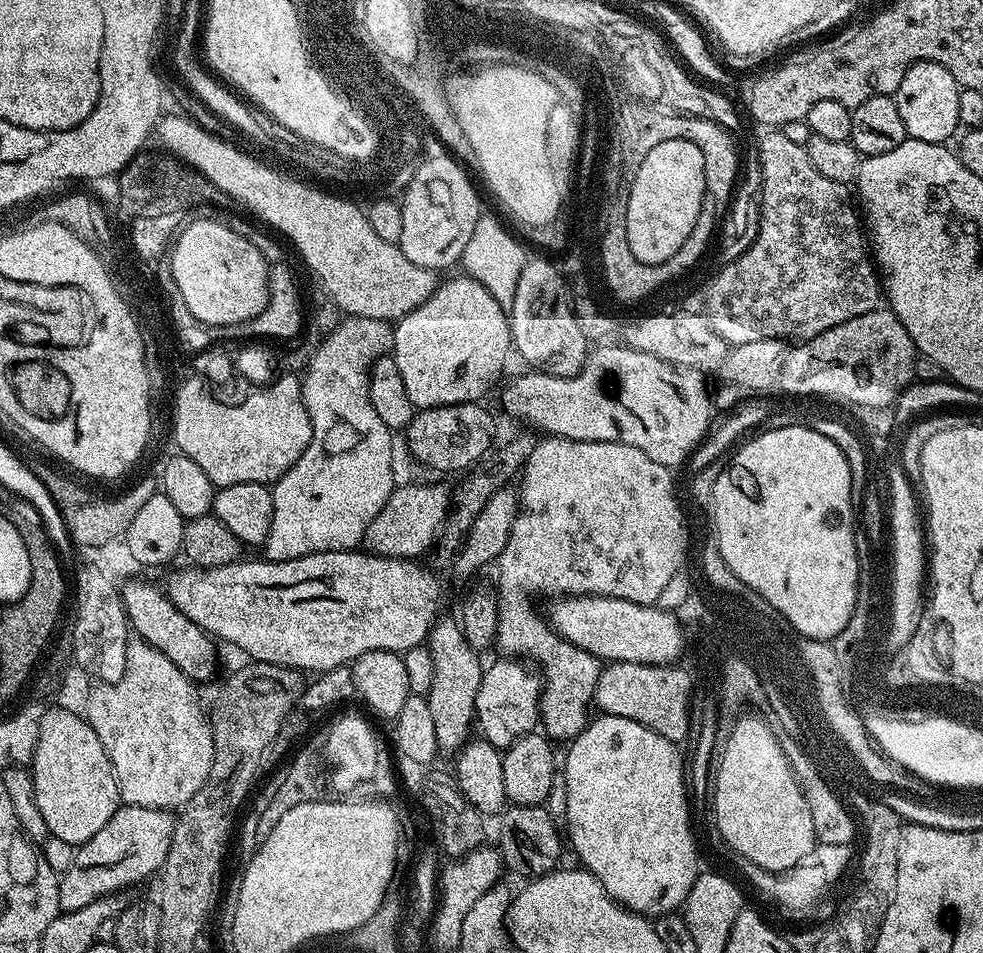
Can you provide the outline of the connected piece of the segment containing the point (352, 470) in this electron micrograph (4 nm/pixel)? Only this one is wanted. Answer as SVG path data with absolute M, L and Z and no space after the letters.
M348 316L316 345L316 352L302 376L304 405L310 414L312 437L298 462L286 470L281 480L271 485L274 498L274 522L270 522L268 540L262 552L269 560L293 560L319 552L346 552L363 545L366 526L374 522L378 510L390 498L392 481L393 429L378 418L370 402L368 374L372 362L385 355L392 346L393 325L387 320Z

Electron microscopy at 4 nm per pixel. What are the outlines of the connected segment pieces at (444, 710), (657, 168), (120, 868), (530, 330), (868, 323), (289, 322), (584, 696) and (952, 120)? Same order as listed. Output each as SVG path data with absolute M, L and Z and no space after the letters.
M437 619L428 631L426 641L430 658L434 658L434 682L428 691L430 714L434 717L434 735L438 738L440 752L459 753L474 732L478 686L484 677L481 657L466 642L455 619Z
M674 139L662 142L650 151L634 178L626 210L626 238L634 258L644 264L664 263L690 235L705 197L703 151L693 141Z
M133 804L117 808L94 838L75 849L76 857L68 873L59 877L61 912L82 910L82 906L90 906L98 898L123 893L123 888L140 884L152 875L153 879L164 867L175 829L176 816L169 809Z
M529 259L518 278L518 290L514 290L514 302L510 309L508 324L512 328L512 347L515 355L520 355L528 363L529 369L545 372L551 376L573 376L582 370L588 360L590 343L584 335L585 329L576 319L573 312L573 301L570 299L570 288L562 275L548 260Z
M877 307L874 312L867 312L858 318L850 318L850 322L842 322L838 326L834 326L830 330L826 330L822 334L818 334L810 340L810 350L814 350L818 356L818 360L836 360L836 393L834 395L848 396L848 399L863 401L864 404L884 404L884 401L890 399L898 400L905 388L913 383L916 374L916 357L918 355L916 344L910 338L910 334L906 334L906 326L902 326L902 322L887 307Z
M276 262L269 267L268 270L268 304L262 310L262 314L258 314L254 318L250 318L246 322L238 322L240 328L234 328L231 324L213 324L210 328L200 328L200 324L192 324L194 316L188 316L188 312L184 312L186 302L180 304L182 296L171 296L166 300L167 308L176 308L176 324L180 324L180 328L184 328L184 340L188 340L188 350L198 350L200 340L204 340L204 345L208 349L213 346L223 345L223 340L240 340L239 342L248 342L253 338L267 338L269 341L288 340L291 336L296 336L300 332L300 324L305 323L306 308L300 305L300 288L296 285L296 276L287 268L287 263Z
M561 436L541 439L523 466L524 485L518 488L519 512L509 541L498 559L500 621L495 647L501 648L505 657L527 658L533 665L541 664L538 668L542 677L540 724L543 735L553 741L571 742L588 725L588 707L593 707L596 698L602 661L552 631L547 619L532 609L532 596L539 592L561 596L609 596L635 604L655 605L662 589L669 584L670 578L674 578L678 559L676 539L680 517L672 505L670 494L674 490L668 476L670 470L664 464L654 462L650 454L642 454L642 450L634 446L567 440Z
M929 60L910 66L910 70L906 70L906 78L902 78L902 86L898 86L894 93L898 114L902 118L902 126L906 126L908 139L947 145L948 139L957 135L956 128L961 127L958 118L960 90L959 82L954 78L954 74L950 74L950 70L946 70L946 66Z

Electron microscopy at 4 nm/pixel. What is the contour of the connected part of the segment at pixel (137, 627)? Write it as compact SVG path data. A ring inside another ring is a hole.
M128 580L120 588L120 597L128 615L131 631L144 643L154 646L182 674L186 674L193 682L208 680L216 672L216 656L212 653L213 637L204 632L186 614L182 614L174 602L170 602L163 587L155 588L148 580Z

